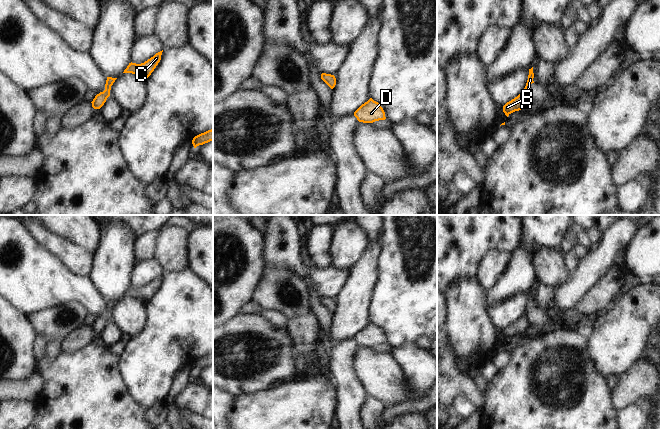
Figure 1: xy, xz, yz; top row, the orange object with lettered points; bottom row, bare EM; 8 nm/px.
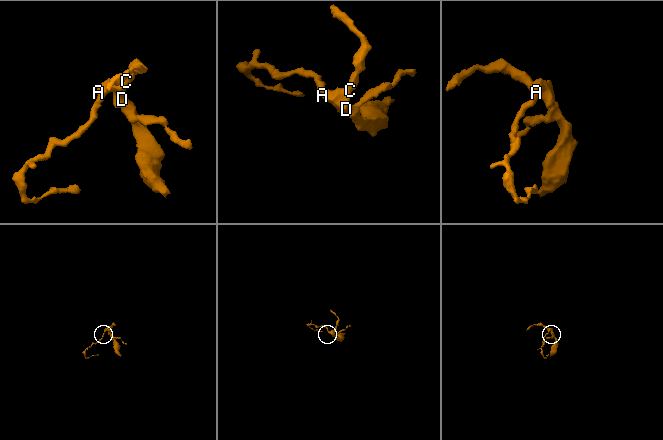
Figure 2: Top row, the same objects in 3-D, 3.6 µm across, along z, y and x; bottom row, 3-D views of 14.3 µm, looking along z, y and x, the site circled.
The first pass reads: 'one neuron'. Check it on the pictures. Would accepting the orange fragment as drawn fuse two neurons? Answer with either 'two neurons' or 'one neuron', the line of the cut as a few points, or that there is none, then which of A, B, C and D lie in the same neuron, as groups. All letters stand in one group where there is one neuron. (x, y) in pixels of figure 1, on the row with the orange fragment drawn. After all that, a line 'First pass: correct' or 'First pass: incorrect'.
one neuron | no cut | A B C D
First pass: correct

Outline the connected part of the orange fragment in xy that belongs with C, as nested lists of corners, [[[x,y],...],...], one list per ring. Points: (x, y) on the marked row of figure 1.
[[[162,51],[156,53],[153,57],[141,64],[129,63],[123,73],[132,73],[143,79],[147,79],[154,71],[161,60]]]

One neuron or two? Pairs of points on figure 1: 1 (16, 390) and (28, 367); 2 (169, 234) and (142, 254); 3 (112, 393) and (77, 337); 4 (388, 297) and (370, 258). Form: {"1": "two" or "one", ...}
{"1": "two", "2": "two", "3": "two", "4": "two"}

